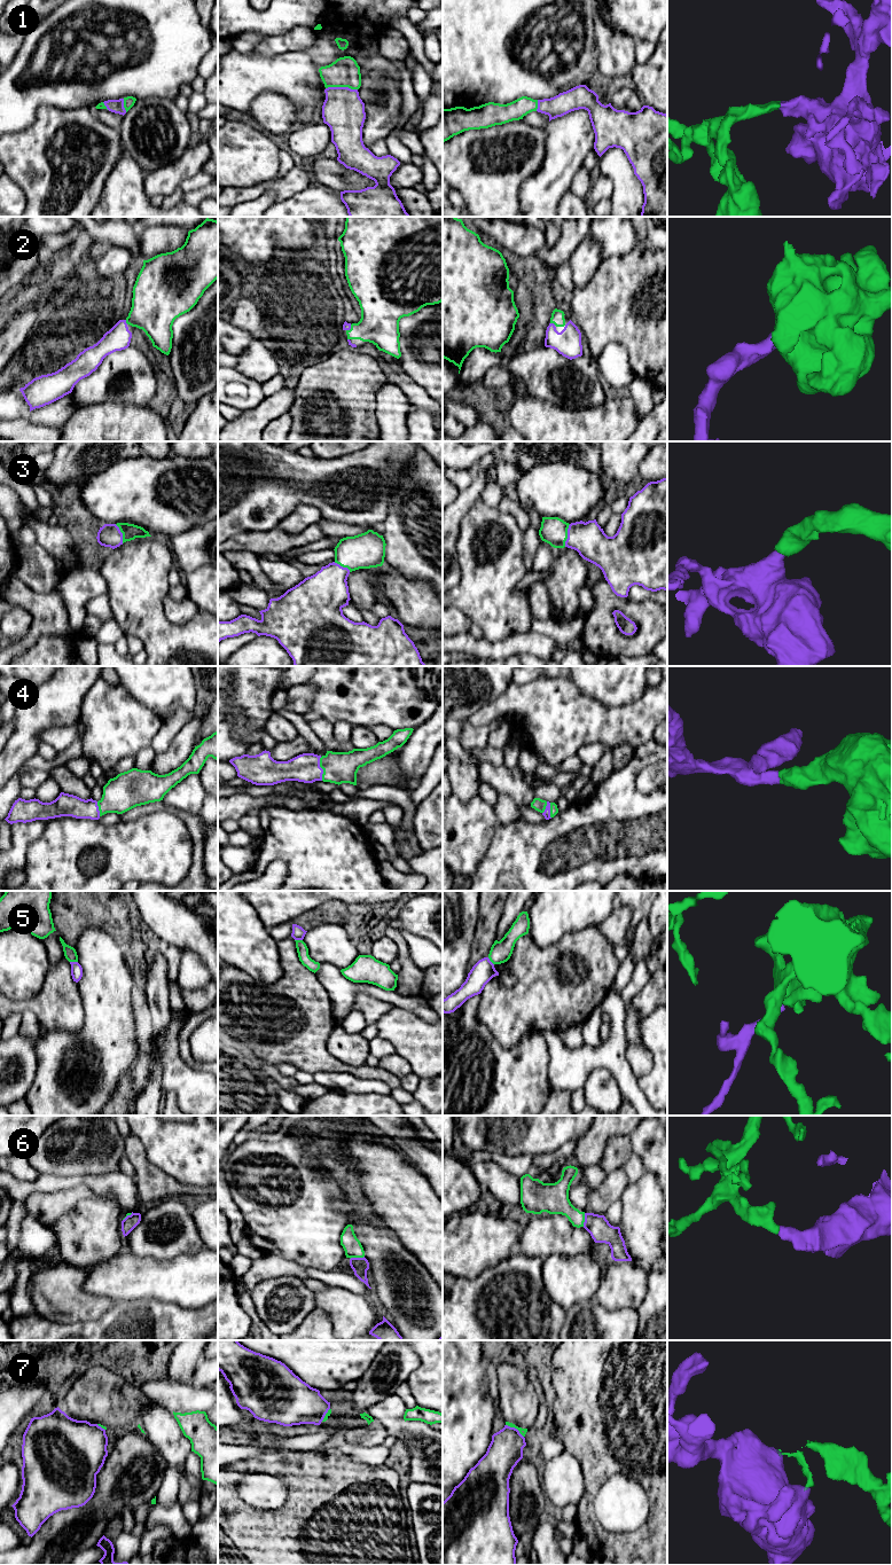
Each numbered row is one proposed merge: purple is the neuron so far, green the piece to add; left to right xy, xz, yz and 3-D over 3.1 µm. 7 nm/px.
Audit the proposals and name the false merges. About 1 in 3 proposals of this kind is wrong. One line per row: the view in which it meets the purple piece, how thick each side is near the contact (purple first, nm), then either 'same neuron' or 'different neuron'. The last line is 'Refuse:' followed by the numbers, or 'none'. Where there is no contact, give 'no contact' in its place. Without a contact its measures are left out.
1: meets purple in xz; 300 nm thick on the purple side, 200 nm on the other; same neuron
2: meets purple in yz; 190 nm thick on the purple side, 100 nm on the other; same neuron
3: meets purple in yz; 240 nm thick on the purple side, 190 nm on the other; same neuron
4: meets purple in xz; 200 nm thick on the purple side, 220 nm on the other; same neuron
5: meets purple in xy; 80 nm thick on the purple side, 90 nm on the other; different neuron
6: meets purple in xz; 120 nm thick on the purple side, 130 nm on the other; same neuron
7: meets purple in yz; 240 nm thick on the purple side, 50 nm on the other; different neuron
Refuse: 5, 7

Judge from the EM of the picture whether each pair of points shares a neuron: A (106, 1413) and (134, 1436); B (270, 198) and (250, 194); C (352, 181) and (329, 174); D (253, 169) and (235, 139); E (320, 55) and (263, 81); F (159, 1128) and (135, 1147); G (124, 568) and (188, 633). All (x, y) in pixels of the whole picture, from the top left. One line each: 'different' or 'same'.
A: different
B: different
C: same
D: same
E: same
F: different
G: same

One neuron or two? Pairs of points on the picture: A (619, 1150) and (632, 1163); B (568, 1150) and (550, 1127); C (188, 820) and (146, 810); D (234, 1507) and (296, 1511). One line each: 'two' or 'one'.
A: two
B: two
C: one
D: one

